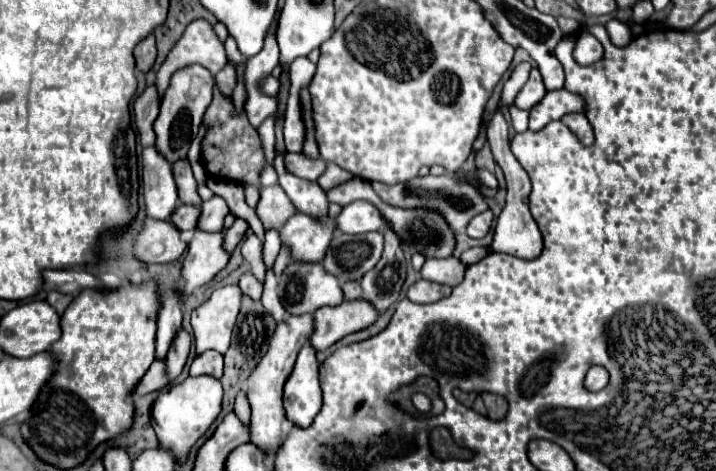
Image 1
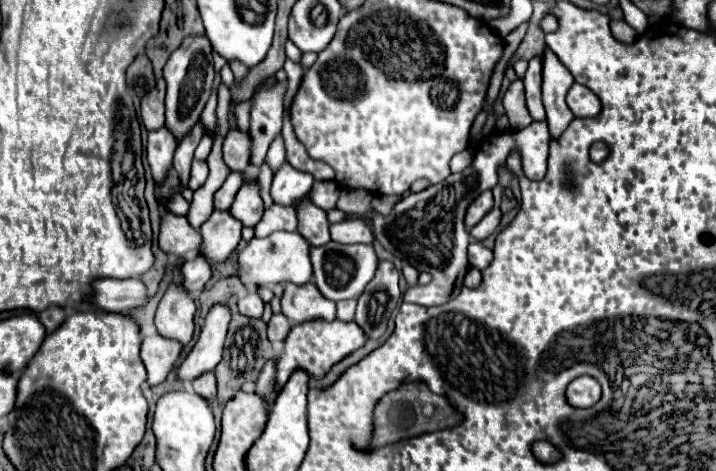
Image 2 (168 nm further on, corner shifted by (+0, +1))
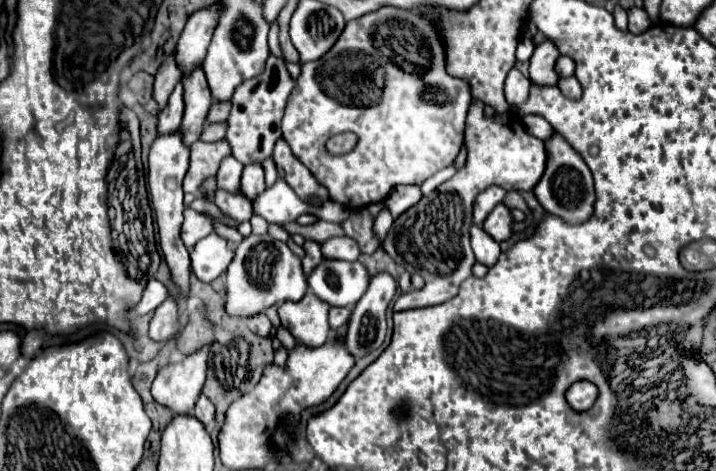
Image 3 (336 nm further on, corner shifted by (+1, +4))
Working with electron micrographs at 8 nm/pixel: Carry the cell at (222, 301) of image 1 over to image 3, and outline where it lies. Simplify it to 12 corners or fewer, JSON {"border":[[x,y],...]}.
{"border":[[209,345],[165,365],[157,403],[189,413],[207,377]]}

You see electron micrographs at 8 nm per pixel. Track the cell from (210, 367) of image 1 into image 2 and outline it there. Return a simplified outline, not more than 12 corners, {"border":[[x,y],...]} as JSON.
{"border":[[212,372],[192,382],[192,388],[206,402],[216,398]]}

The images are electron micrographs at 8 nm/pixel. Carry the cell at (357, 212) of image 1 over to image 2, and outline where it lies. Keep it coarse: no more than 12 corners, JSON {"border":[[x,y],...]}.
{"border":[[362,220],[330,226],[340,244],[372,244],[374,236]]}

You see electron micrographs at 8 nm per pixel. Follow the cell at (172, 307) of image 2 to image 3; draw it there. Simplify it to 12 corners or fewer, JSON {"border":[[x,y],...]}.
{"border":[[179,131],[149,151],[149,193],[173,283],[189,297],[179,237],[189,149]]}

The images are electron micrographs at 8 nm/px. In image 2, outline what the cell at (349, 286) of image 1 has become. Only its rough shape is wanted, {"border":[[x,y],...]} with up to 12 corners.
{"border":[[356,300],[336,304],[336,318],[342,322],[354,320]]}

